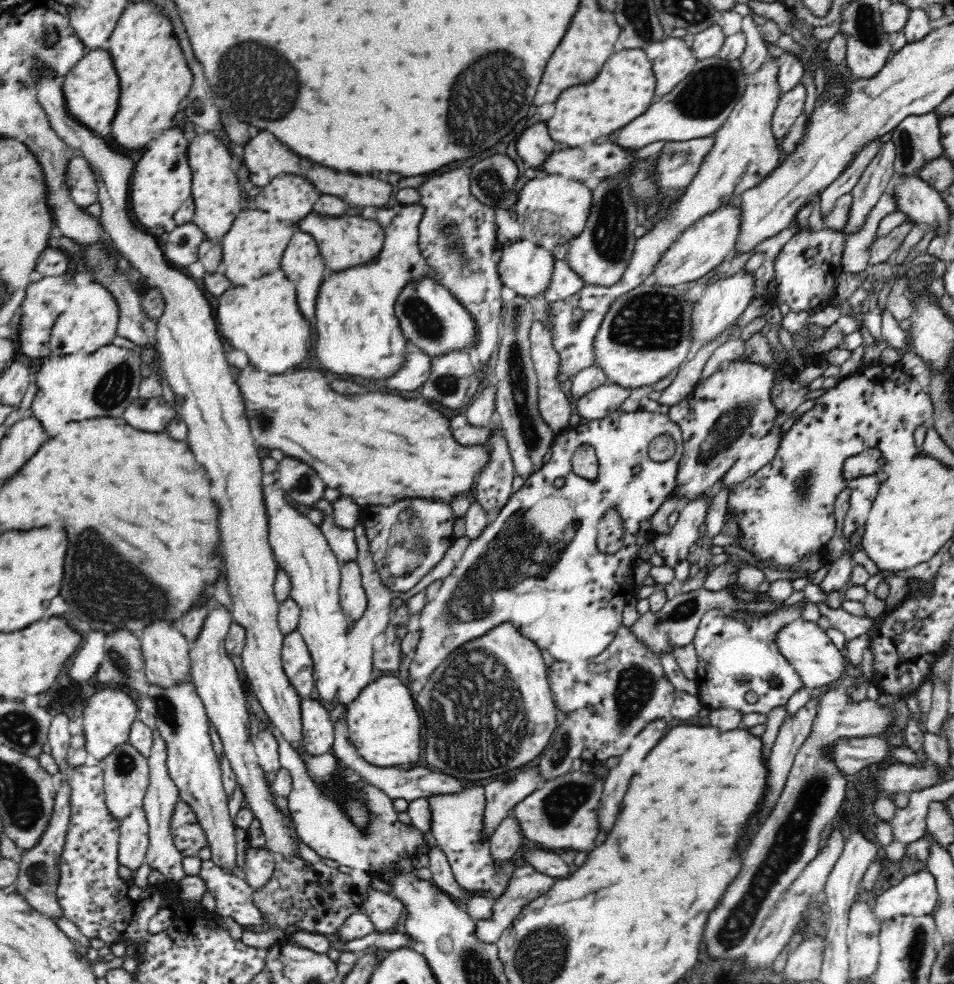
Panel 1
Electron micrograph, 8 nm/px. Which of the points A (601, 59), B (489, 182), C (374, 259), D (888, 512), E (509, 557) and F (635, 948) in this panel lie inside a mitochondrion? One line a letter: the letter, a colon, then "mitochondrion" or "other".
A: other
B: mitochondrion
C: other
D: other
E: mitochondrion
F: other

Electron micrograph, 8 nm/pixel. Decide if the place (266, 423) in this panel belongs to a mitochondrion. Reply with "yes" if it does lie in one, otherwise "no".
yes

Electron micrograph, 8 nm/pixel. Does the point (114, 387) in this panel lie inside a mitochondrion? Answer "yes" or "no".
yes

